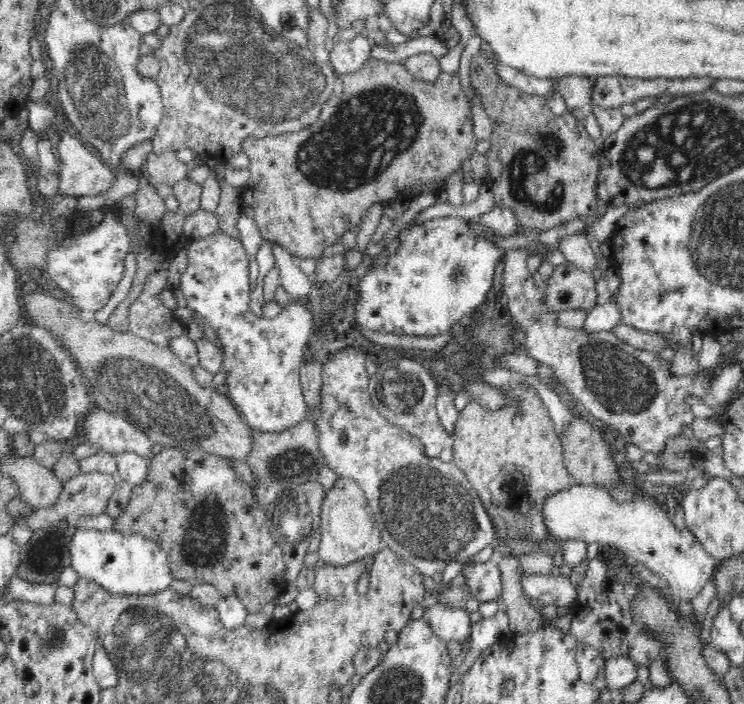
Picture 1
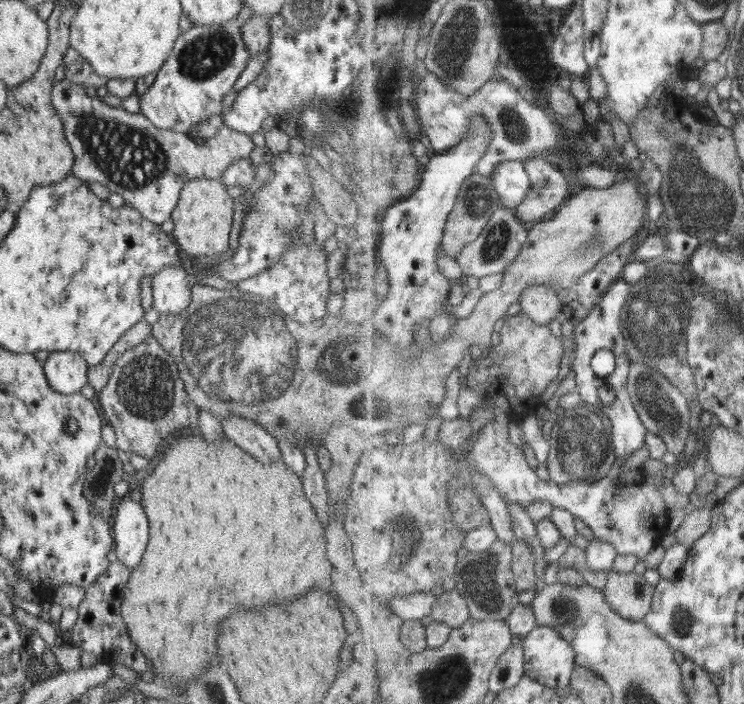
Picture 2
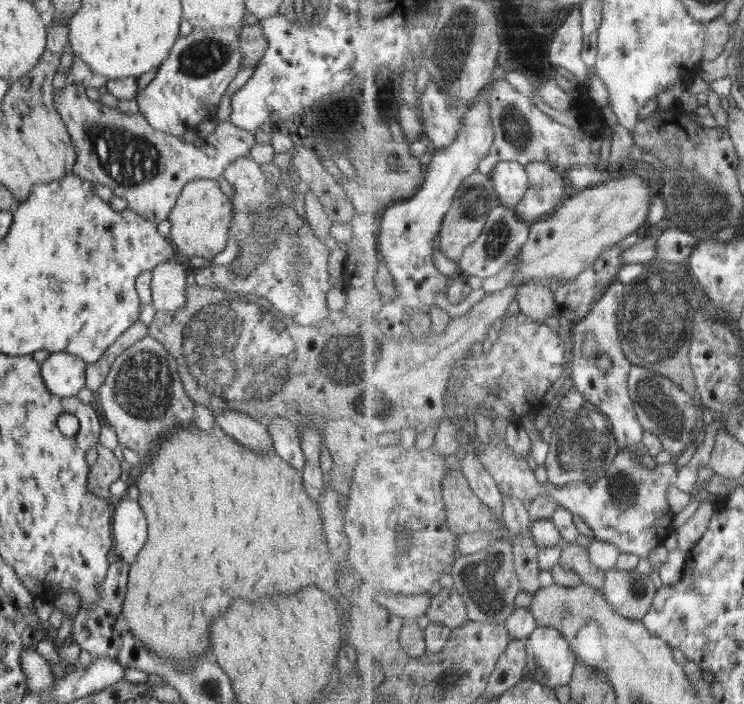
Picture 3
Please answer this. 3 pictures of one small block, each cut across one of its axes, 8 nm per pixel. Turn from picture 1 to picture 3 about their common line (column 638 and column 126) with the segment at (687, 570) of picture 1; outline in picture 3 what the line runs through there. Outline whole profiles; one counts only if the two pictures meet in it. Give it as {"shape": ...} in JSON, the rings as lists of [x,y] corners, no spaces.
{"shape":[[[123,497],[112,518],[114,553],[129,565],[146,544],[146,517],[142,512],[138,501]]]}

